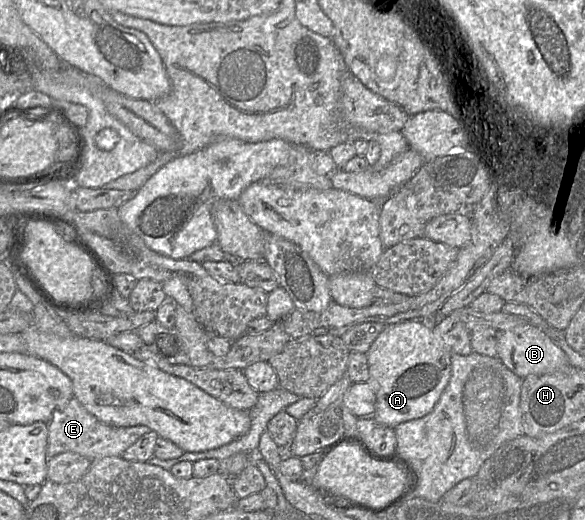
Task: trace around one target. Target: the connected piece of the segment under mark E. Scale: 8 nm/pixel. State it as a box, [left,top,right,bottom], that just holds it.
[48,396,150,461]

